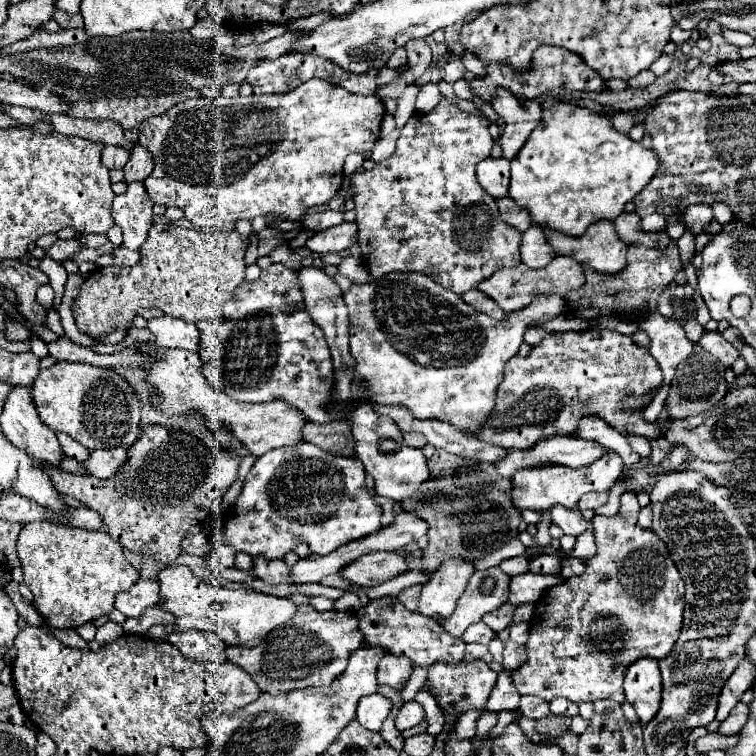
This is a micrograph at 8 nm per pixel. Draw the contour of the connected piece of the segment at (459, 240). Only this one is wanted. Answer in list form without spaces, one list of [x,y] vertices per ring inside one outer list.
[[[443,98],[433,112],[415,116],[403,126],[397,150],[387,160],[375,164],[371,170],[359,170],[353,174],[359,246],[375,280],[381,280],[389,272],[421,272],[431,276],[443,288],[453,290],[455,294],[465,294],[499,268],[519,264],[521,232],[501,222],[495,200],[481,190],[475,176],[477,162],[489,158],[491,146],[493,138],[489,134],[489,120],[461,112],[455,104]]]

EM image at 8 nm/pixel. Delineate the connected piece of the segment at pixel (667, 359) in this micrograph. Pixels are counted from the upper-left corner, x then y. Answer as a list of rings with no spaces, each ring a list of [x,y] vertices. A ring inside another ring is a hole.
[[[659,312],[645,314],[641,320],[641,330],[645,330],[651,338],[649,352],[663,370],[663,384],[669,384],[675,376],[677,366],[689,358],[695,344],[687,340],[685,330],[677,324],[677,320],[667,320]]]

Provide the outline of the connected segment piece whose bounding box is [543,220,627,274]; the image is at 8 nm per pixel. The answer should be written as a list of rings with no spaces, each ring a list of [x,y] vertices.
[[[601,220],[601,222],[595,222],[593,228],[589,228],[581,238],[573,238],[573,236],[565,236],[561,232],[555,232],[555,230],[549,230],[549,228],[543,228],[549,244],[553,246],[553,250],[561,256],[571,256],[575,258],[581,266],[589,266],[591,270],[595,272],[601,272],[601,274],[619,274],[621,270],[625,270],[627,266],[627,244],[617,236],[617,230],[615,230],[615,224],[609,222],[609,220]]]

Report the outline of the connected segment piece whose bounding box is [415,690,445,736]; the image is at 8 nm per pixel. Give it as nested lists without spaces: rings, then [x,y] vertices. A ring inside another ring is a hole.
[[[419,690],[415,700],[425,708],[425,719],[429,725],[427,732],[431,736],[439,736],[443,730],[443,724],[445,724],[445,716],[443,716],[443,710],[437,706],[437,700],[425,690]]]

